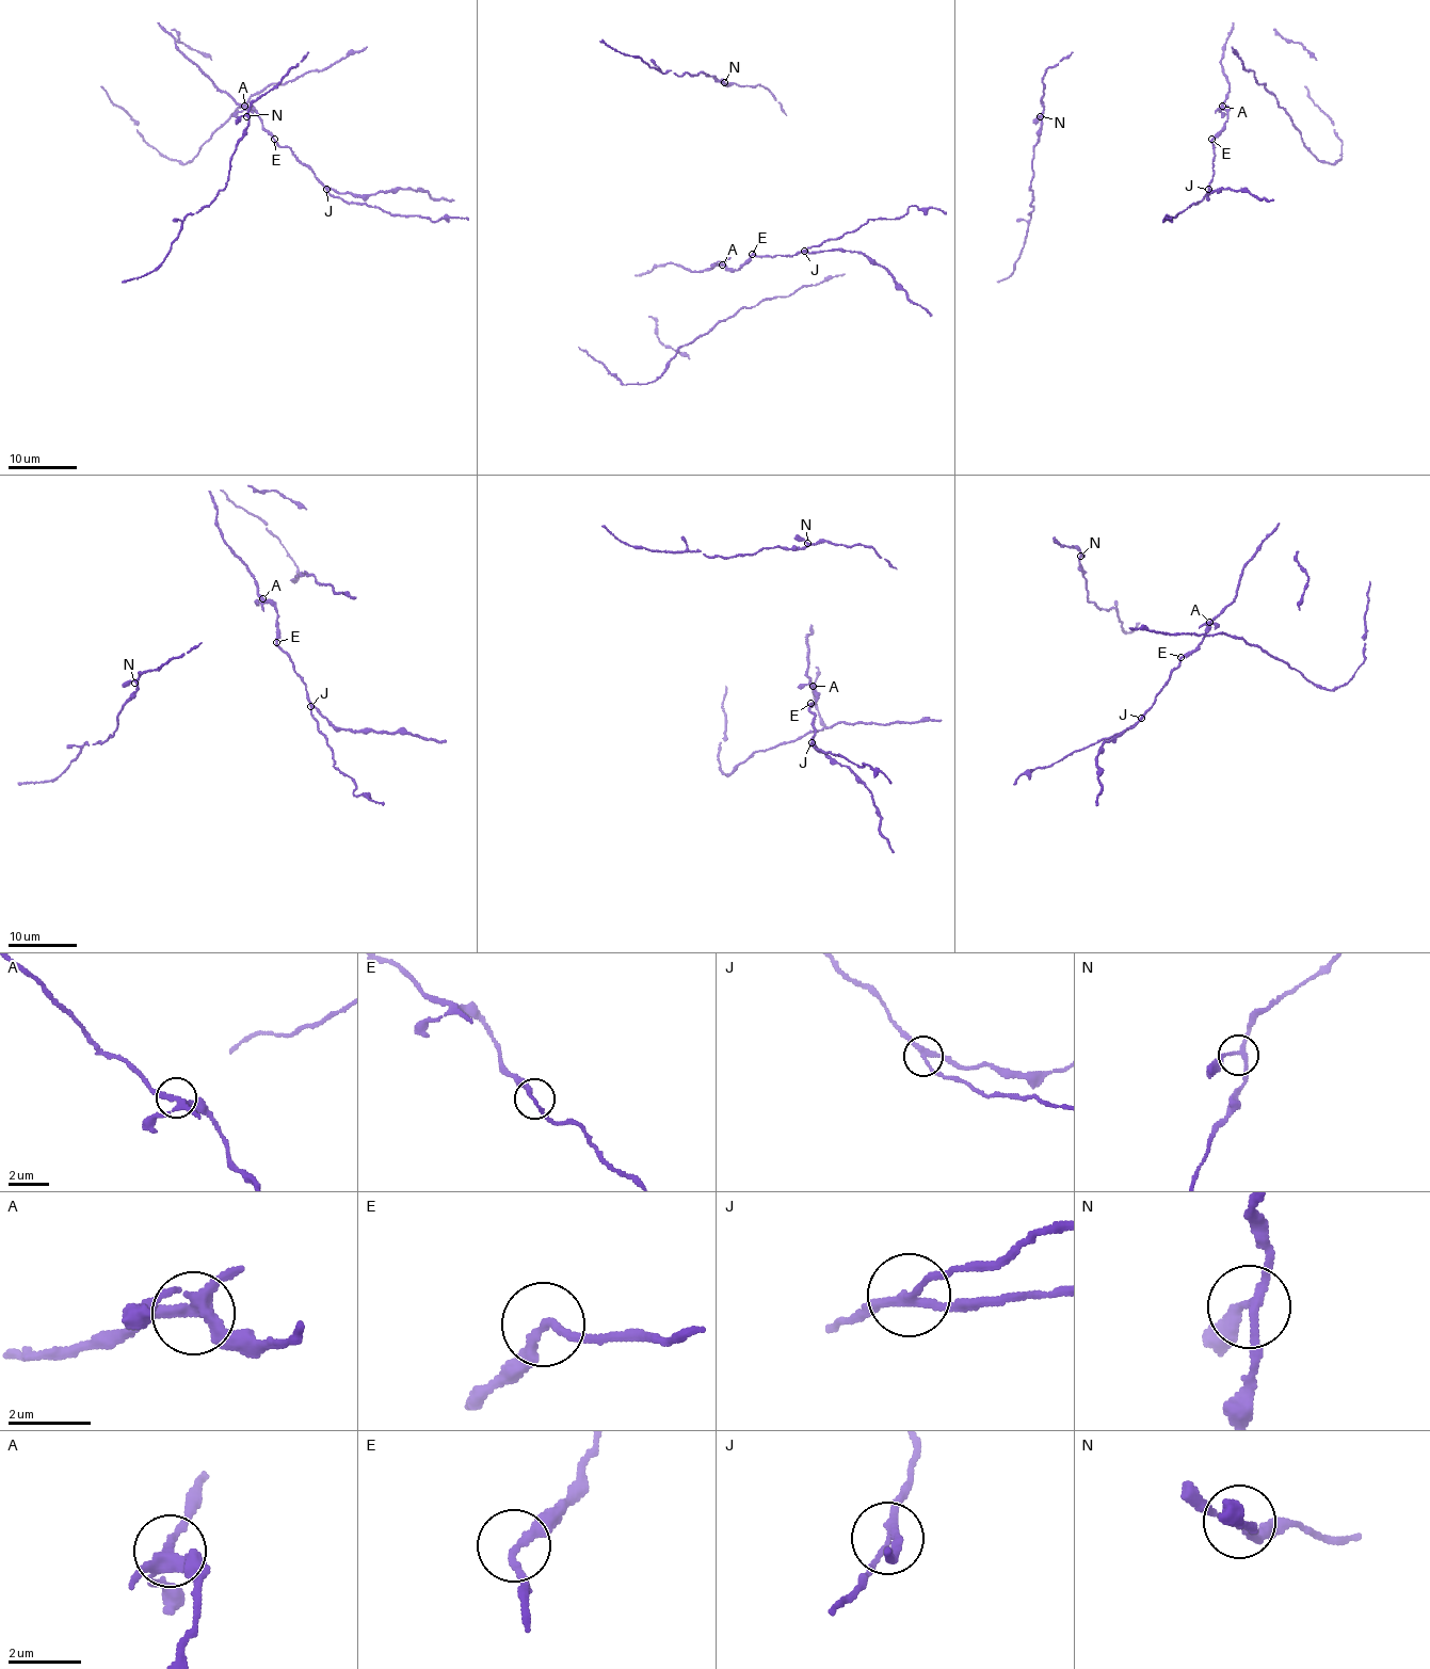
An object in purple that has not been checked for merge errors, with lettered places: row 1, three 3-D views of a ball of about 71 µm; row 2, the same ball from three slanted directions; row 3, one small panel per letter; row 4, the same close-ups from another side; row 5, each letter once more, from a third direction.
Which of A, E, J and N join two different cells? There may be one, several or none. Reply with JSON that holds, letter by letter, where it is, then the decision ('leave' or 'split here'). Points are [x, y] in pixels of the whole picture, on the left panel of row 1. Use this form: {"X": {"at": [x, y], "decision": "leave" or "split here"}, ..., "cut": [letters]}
{"A": {"at": [244, 106], "decision": "leave"}, "E": {"at": [274, 139], "decision": "leave"}, "J": {"at": [326, 189], "decision": "split here"}, "N": {"at": [246, 116], "decision": "leave"}, "cut": ["J"]}

